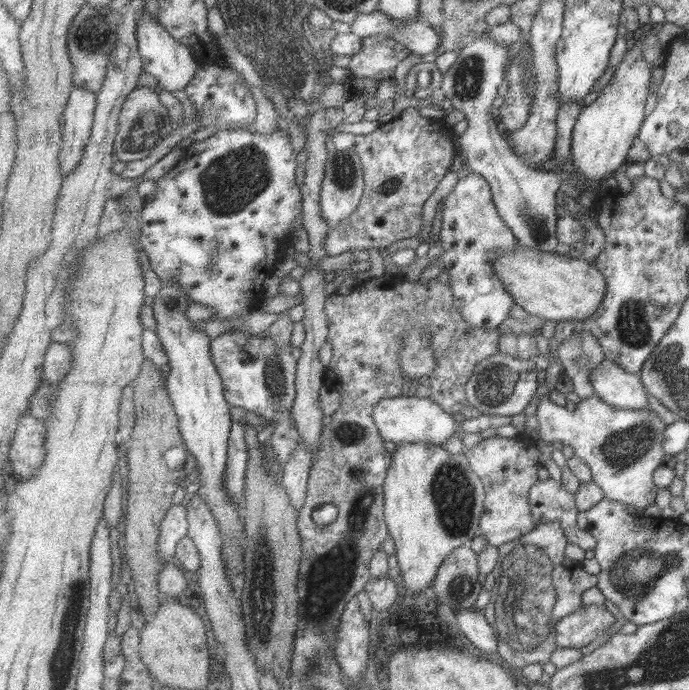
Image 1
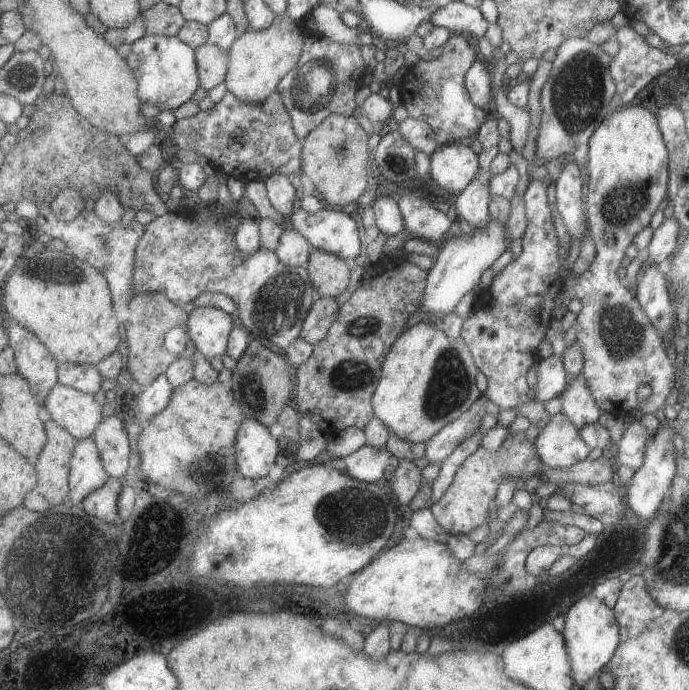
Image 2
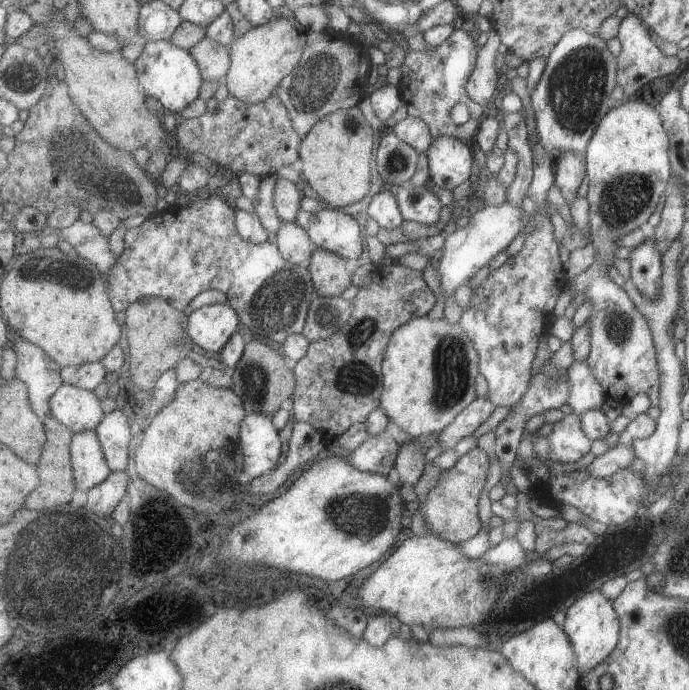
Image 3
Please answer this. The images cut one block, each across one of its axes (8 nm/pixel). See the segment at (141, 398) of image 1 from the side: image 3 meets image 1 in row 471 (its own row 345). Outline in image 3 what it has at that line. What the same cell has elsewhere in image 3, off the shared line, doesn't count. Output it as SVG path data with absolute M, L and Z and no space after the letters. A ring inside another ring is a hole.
M153 296L141 298L131 304L126 315L131 344L128 374L136 387L152 394L157 380L169 370L175 369L177 364L191 354L193 342L188 332L189 317L167 300Z

